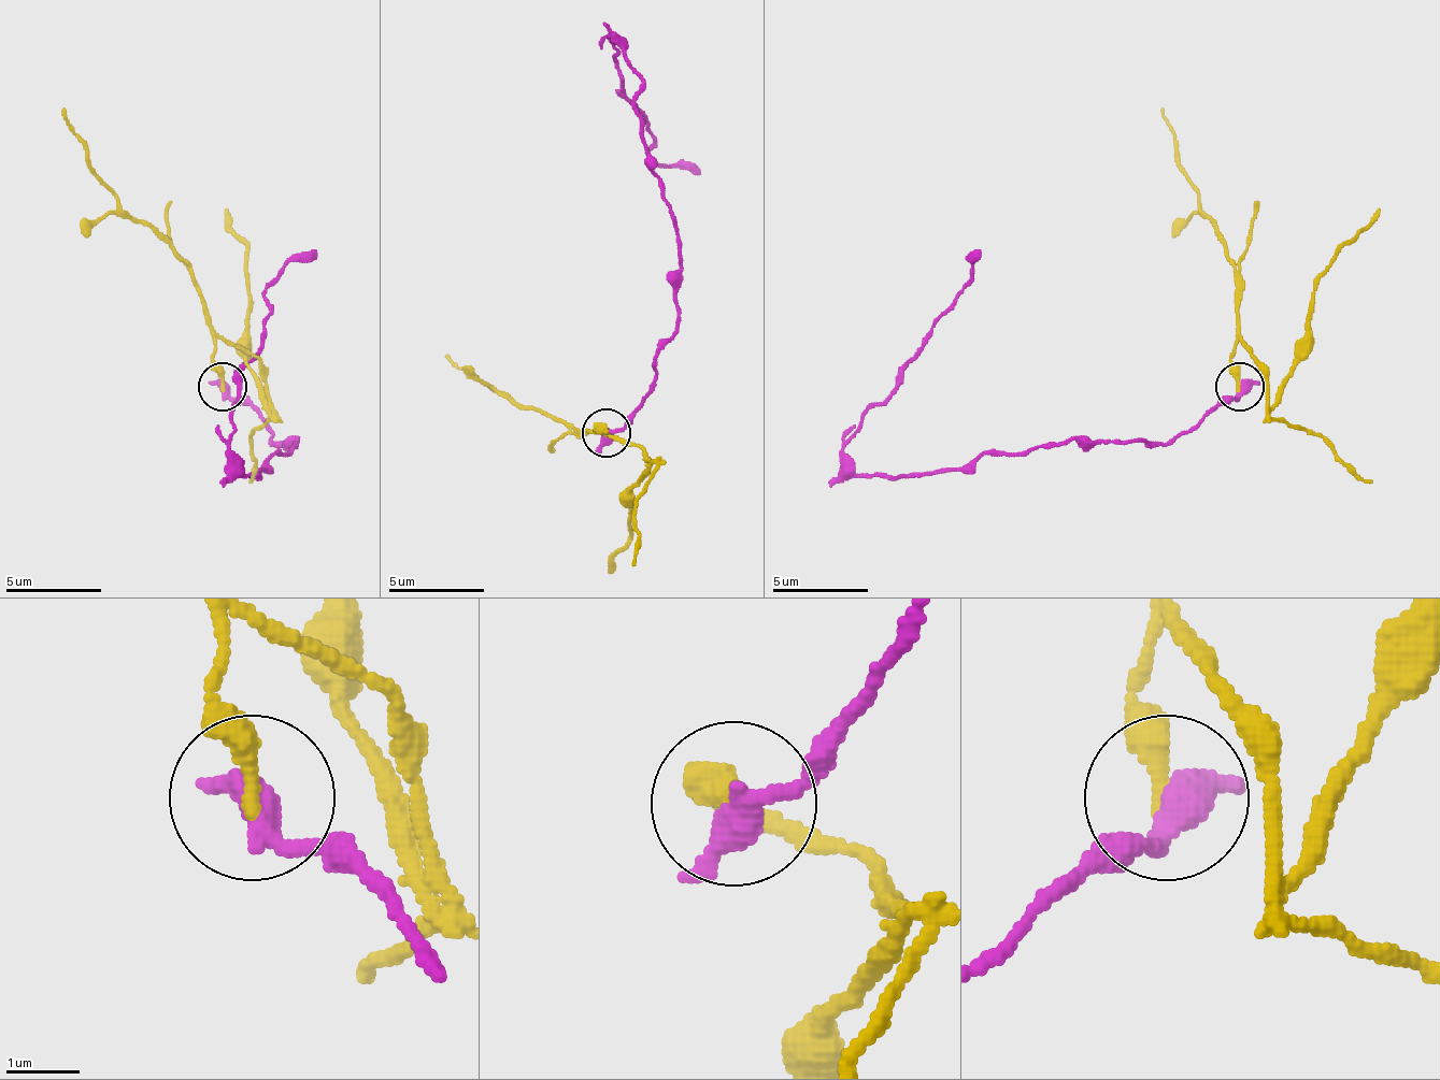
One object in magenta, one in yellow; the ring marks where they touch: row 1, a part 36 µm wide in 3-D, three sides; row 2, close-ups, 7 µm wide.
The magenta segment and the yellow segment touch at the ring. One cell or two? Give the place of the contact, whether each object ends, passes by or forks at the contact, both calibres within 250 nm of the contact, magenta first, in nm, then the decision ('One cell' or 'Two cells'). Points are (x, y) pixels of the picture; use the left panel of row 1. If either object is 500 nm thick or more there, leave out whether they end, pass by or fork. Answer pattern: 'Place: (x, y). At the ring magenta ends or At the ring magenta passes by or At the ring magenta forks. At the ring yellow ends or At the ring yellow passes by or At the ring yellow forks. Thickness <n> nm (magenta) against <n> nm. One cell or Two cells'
Place: (223, 386). Thickness 500 nm (magenta) against 300 nm. Two cells

